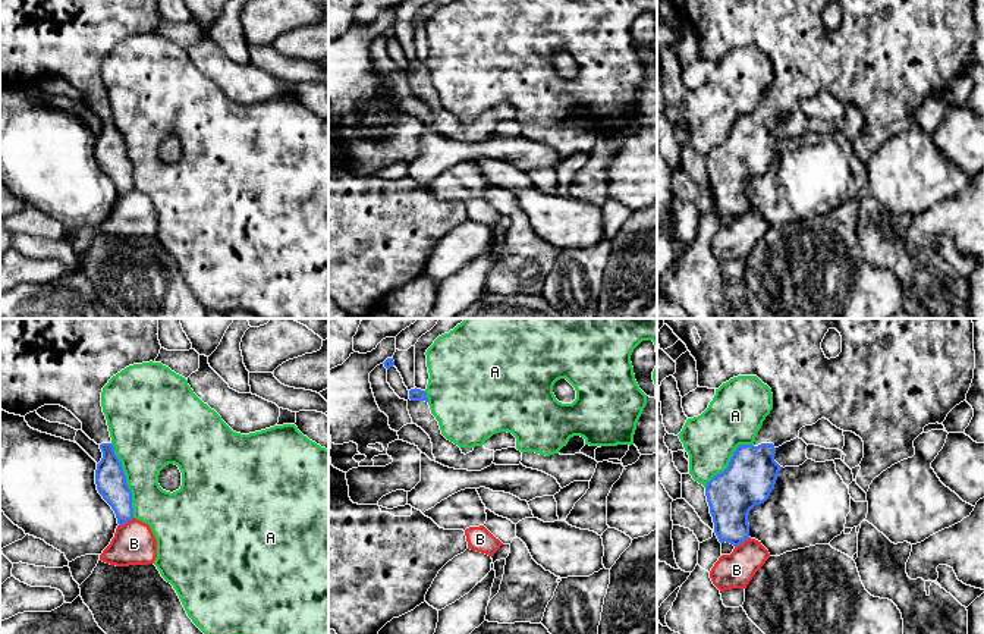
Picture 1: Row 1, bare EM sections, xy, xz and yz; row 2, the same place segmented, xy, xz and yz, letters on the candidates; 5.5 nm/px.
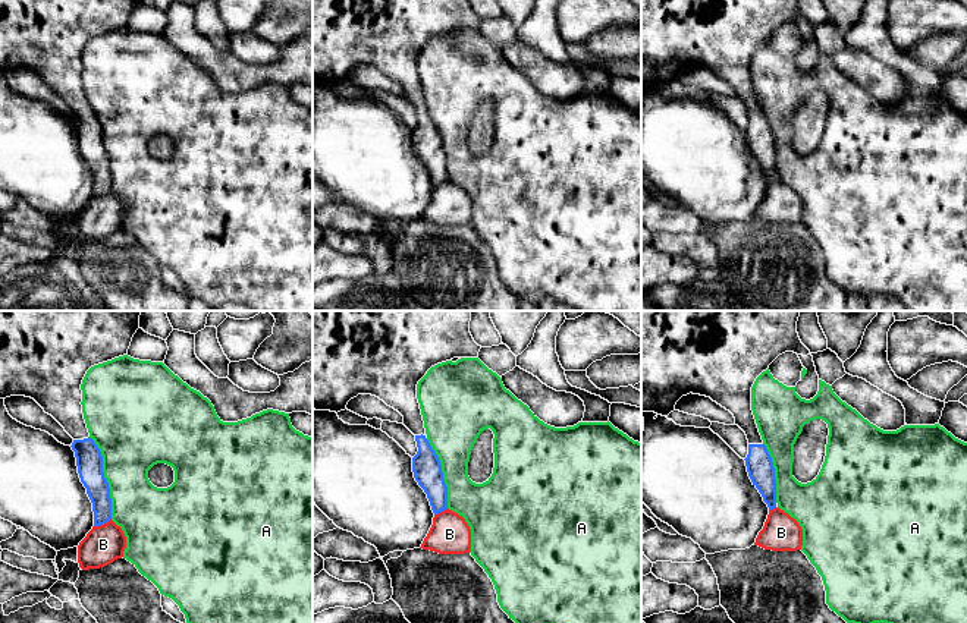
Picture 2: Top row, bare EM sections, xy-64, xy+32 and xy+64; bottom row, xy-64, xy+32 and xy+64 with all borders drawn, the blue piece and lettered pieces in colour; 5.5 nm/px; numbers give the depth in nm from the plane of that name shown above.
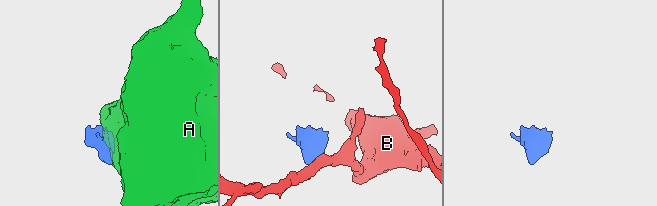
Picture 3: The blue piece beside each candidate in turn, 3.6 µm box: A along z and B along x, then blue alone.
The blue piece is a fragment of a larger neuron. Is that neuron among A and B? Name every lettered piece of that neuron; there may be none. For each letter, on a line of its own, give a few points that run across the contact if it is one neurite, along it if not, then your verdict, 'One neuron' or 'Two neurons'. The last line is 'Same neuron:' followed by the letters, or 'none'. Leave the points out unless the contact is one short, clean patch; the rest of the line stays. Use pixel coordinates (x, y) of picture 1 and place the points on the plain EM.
A: Two neurons
B: Line: yz (750, 209), (735, 217). Two neurons
Same neuron: none

